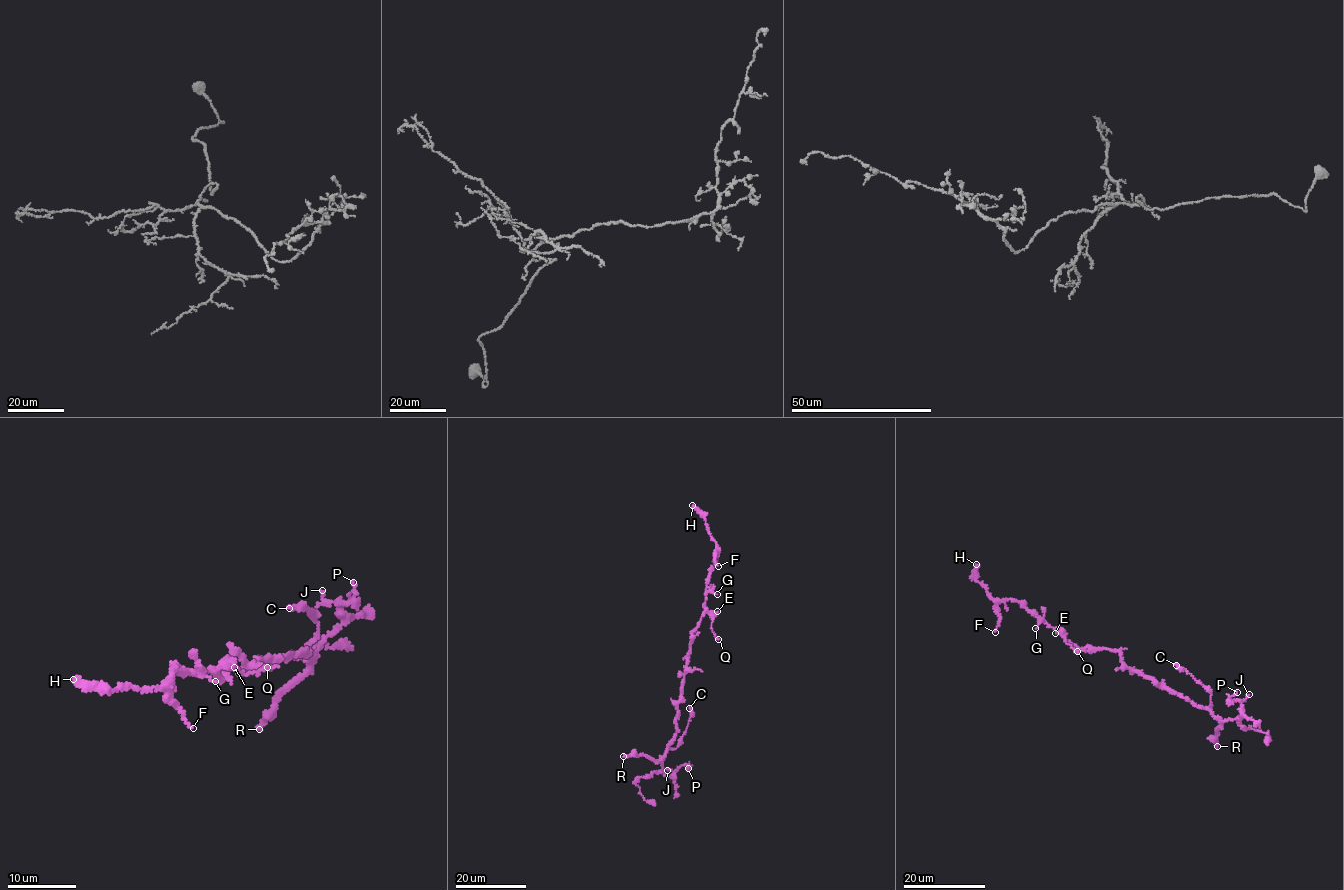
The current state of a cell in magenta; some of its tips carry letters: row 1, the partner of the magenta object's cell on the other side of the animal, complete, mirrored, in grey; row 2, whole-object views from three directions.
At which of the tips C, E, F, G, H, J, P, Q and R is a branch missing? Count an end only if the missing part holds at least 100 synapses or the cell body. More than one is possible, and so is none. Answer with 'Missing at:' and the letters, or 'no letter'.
Missing at: R

